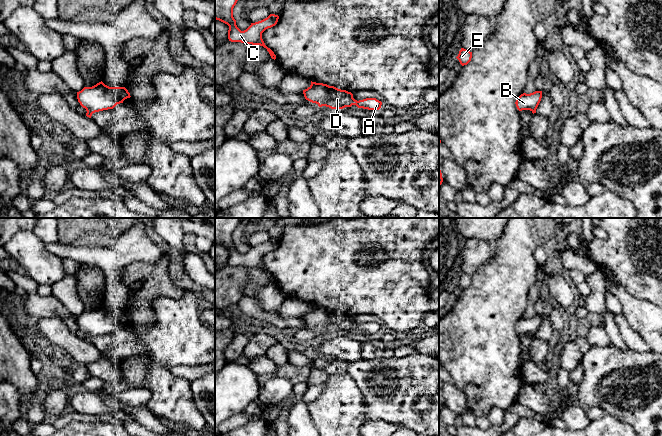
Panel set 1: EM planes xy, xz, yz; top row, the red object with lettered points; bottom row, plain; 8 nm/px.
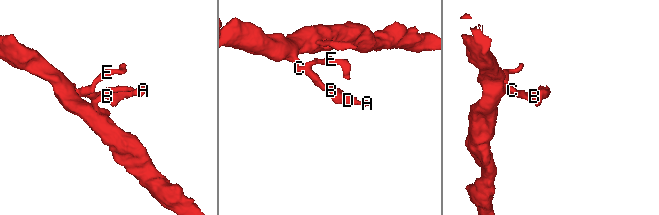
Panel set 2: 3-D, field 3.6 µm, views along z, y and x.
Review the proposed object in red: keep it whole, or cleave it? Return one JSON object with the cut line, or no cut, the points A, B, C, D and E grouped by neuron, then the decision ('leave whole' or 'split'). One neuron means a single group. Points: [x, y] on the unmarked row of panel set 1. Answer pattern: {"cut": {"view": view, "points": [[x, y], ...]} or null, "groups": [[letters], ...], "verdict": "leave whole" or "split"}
{"cut": null, "groups": [["A", "B", "C", "D", "E"]], "verdict": "leave whole"}

